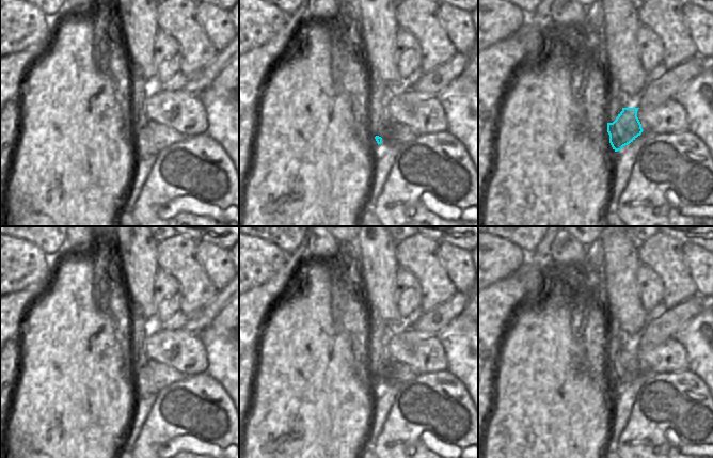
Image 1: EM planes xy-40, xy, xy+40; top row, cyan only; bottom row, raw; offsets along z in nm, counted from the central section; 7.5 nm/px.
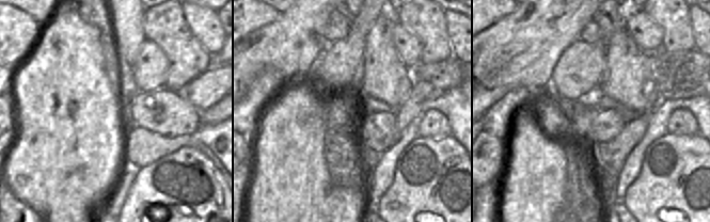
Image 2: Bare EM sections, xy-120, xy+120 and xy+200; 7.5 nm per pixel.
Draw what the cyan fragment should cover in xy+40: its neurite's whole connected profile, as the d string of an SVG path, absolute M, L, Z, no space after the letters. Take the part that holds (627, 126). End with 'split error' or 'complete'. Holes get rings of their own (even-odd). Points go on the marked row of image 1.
M622 108L613 123L607 123L609 143L615 152L633 142L644 131L637 117L639 108Z; complete

